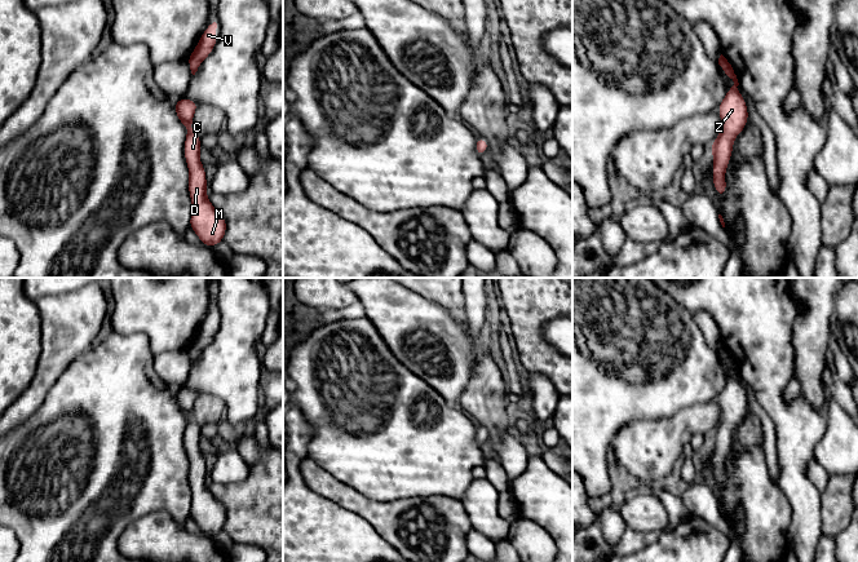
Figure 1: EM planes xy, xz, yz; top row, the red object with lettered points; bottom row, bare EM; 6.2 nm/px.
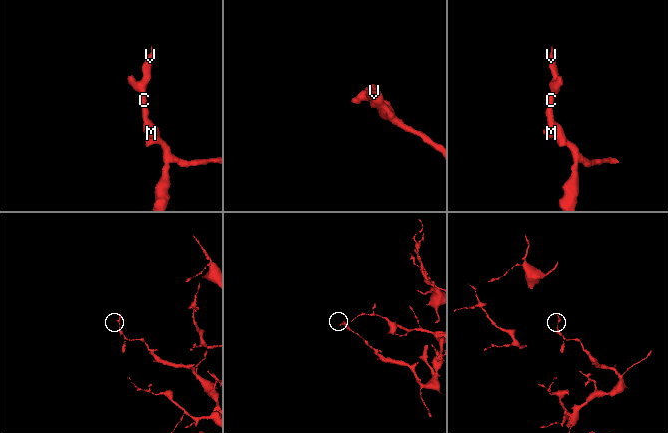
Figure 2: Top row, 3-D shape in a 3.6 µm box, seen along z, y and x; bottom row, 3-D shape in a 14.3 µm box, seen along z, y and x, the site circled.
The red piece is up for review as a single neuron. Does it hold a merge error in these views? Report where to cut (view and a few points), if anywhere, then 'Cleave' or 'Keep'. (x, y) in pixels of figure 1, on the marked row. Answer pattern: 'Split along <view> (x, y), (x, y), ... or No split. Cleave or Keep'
No split. Keep

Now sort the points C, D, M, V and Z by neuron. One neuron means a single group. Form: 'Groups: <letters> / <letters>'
Groups: C D M V Z

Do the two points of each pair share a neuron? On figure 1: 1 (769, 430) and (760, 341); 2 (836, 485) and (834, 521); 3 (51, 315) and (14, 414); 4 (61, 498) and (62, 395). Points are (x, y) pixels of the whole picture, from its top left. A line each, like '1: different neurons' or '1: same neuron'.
1: different neurons
2: same neuron
3: same neuron
4: same neuron

